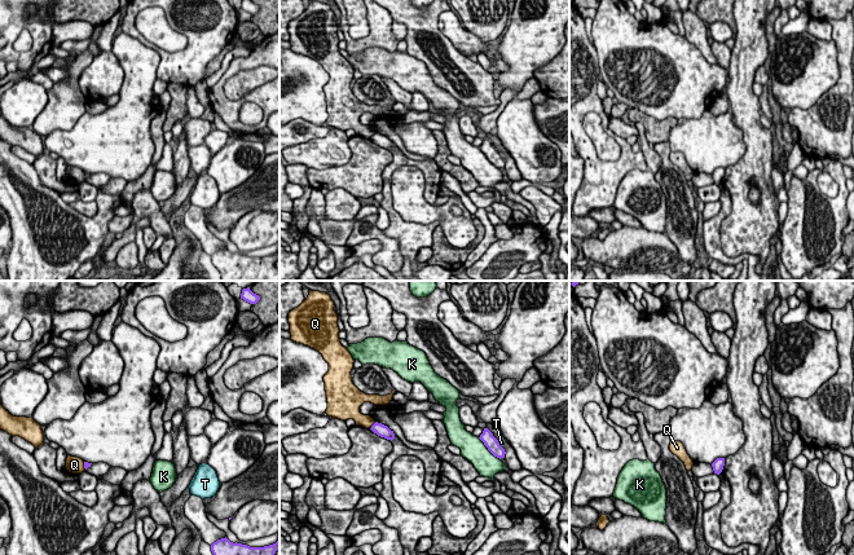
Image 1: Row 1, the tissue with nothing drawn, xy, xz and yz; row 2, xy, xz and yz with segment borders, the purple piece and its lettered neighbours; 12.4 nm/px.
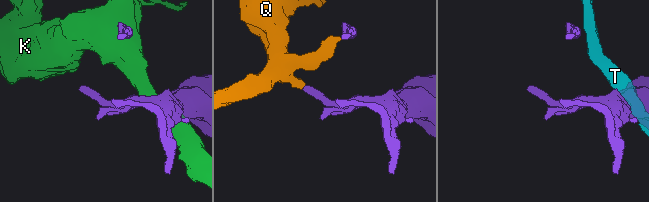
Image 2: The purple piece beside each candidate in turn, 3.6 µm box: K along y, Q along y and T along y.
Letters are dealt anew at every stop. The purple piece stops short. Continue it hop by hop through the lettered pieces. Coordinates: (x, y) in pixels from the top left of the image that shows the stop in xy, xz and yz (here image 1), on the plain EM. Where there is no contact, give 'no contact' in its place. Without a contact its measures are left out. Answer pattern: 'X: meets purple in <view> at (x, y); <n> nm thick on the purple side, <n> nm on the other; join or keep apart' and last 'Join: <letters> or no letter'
K: meets purple in xz at (488, 159); 160 nm thick on the purple side, 300 nm on the other; keep apart
Q: meets purple in xz at (372, 136); 160 nm thick on the purple side, 160 nm on the other; keep apart
T: meets purple in xz at (500, 155); 160 nm thick on the purple side, 50 nm on the other; keep apart
Join: no letter

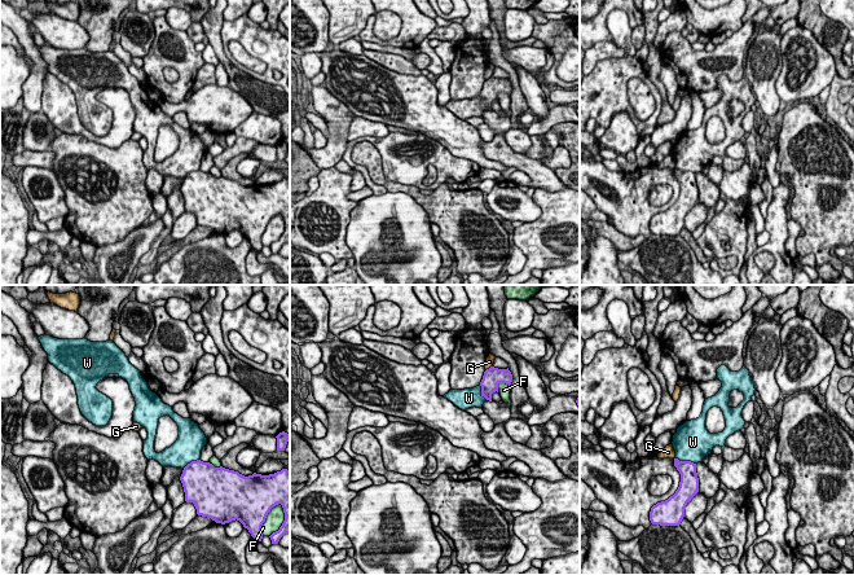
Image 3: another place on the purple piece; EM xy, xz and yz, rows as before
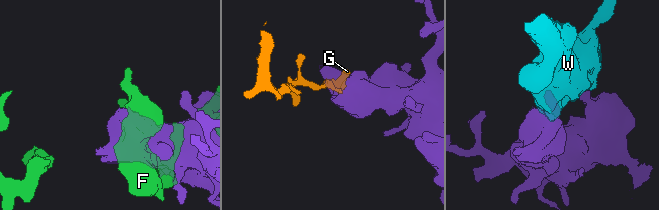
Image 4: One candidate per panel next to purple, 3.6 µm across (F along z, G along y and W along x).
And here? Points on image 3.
F: meets purple in xz at (500, 92); 220 nm thick on the purple side, 130 nm on the other; keep apart
G: meets purple in xz at (489, 78); 220 nm thick on the purple side, 100 nm on the other; keep apart
W: meets purple in yz at (686, 171); 220 nm thick on the purple side, 460 nm on the other; keep apart
Join: no letter

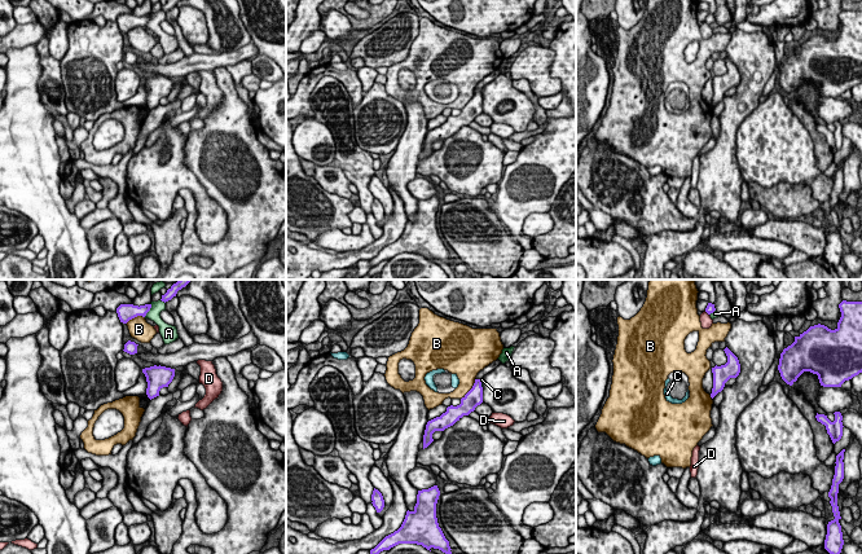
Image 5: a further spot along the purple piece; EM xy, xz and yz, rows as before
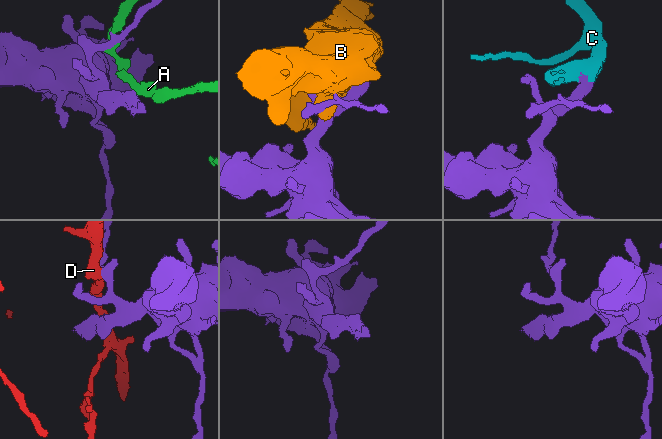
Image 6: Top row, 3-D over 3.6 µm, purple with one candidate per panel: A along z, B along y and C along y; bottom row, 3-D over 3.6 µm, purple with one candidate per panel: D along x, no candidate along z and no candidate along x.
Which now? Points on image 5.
A: meets purple in xy at (149, 20); 190 nm thick on the purple side, 160 nm on the other; keep apart
B: meets purple in xz at (470, 100); 220 nm thick on the purple side, 280 nm on the other; keep apart
C: meets purple in xz at (480, 93); 220 nm thick on the purple side, 30 nm on the other; join
D: meets purple in yz at (707, 22); 100 nm thick on the purple side, 140 nm on the other; keep apart
Join: C

